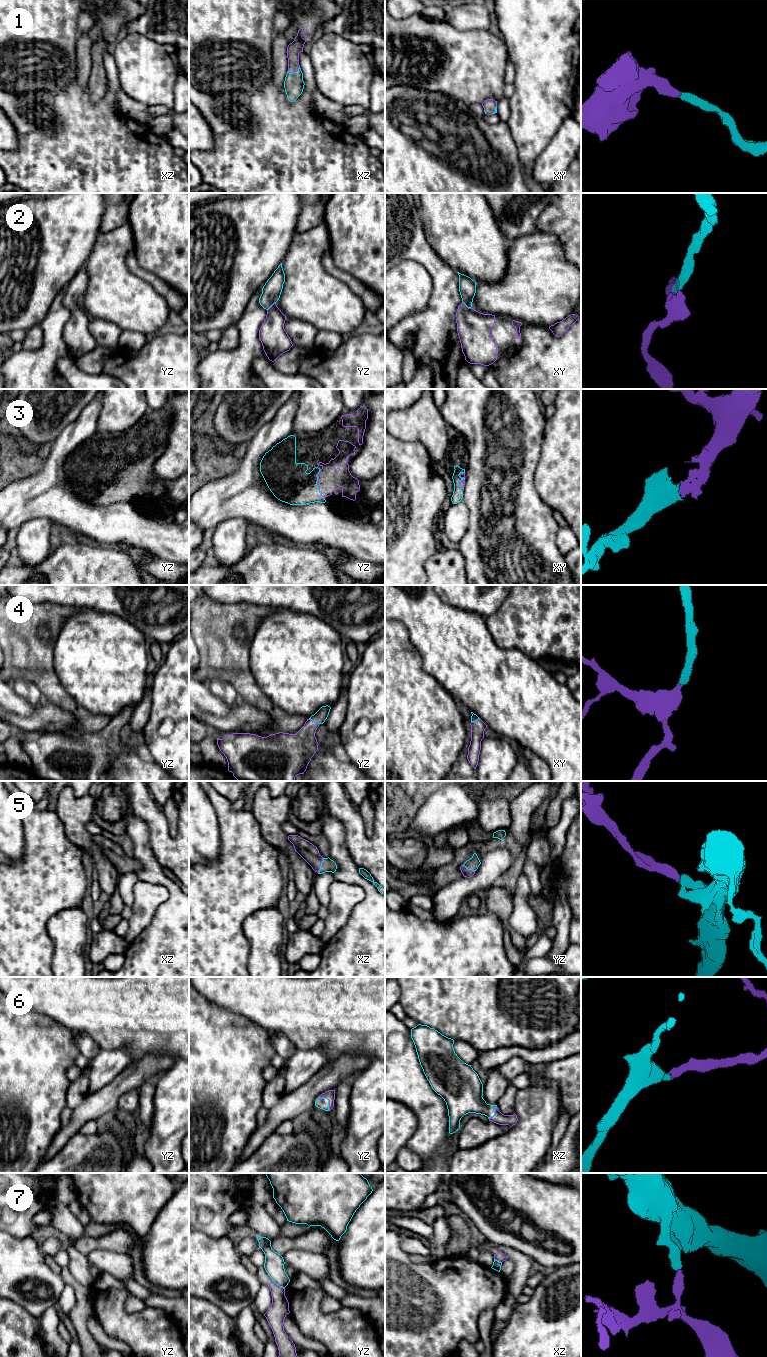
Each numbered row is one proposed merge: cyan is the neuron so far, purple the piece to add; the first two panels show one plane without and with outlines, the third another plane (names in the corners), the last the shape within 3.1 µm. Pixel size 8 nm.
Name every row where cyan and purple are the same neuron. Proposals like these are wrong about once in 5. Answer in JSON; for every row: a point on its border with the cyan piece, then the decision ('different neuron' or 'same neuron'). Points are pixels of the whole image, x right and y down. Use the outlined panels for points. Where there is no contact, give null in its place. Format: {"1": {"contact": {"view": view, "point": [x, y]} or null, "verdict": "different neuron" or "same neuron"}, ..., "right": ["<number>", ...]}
{"1": {"contact": {"view": "xz", "point": [294, 72]}, "verdict": "same neuron"}, "2": {"contact": {"view": "yz", "point": [271, 305]}, "verdict": "same neuron"}, "3": {"contact": {"view": "yz", "point": [317, 480]}, "verdict": "same neuron"}, "4": {"contact": {"view": "yz", "point": [314, 721]}, "verdict": "same neuron"}, "5": {"contact": {"view": "xz", "point": [320, 866]}, "verdict": "same neuron"}, "6": {"contact": {"view": "yz", "point": [328, 1101]}, "verdict": "same neuron"}, "7": {"contact": {"view": "yz", "point": [278, 1284]}, "verdict": "different neuron"}, "right": ["1", "2", "3", "4", "5", "6"]}

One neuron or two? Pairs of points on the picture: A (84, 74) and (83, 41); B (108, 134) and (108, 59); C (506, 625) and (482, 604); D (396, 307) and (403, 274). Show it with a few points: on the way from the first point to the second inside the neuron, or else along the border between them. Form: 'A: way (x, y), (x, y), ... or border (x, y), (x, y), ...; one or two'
A: way (84, 66), (83, 49); one
B: border (108, 85), (113, 94), (114, 108); two
C: border (507, 595), (502, 604), (493, 613), (485, 617); two
D: way (396, 299), (396, 295), (403, 288), (403, 282); one

